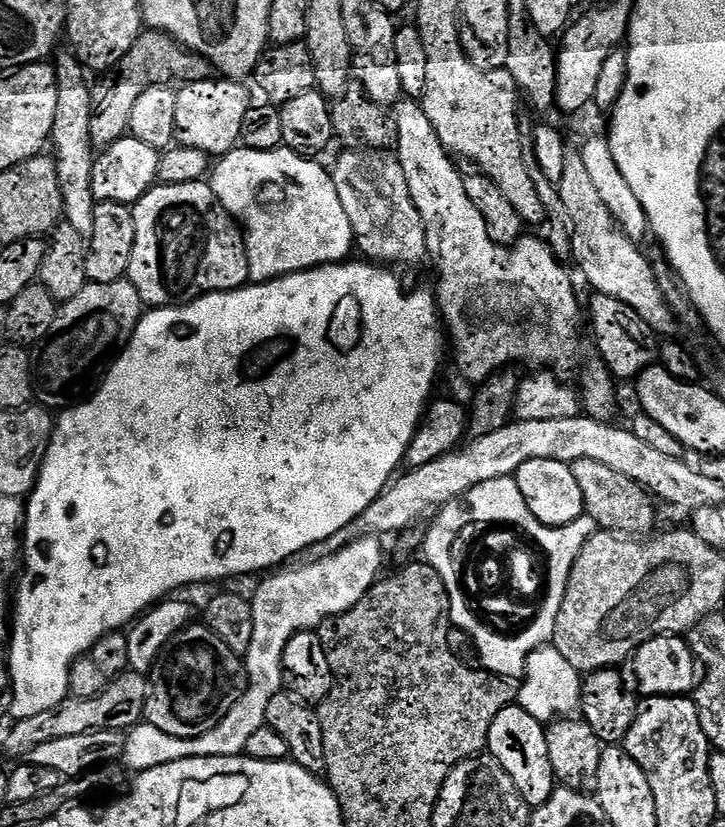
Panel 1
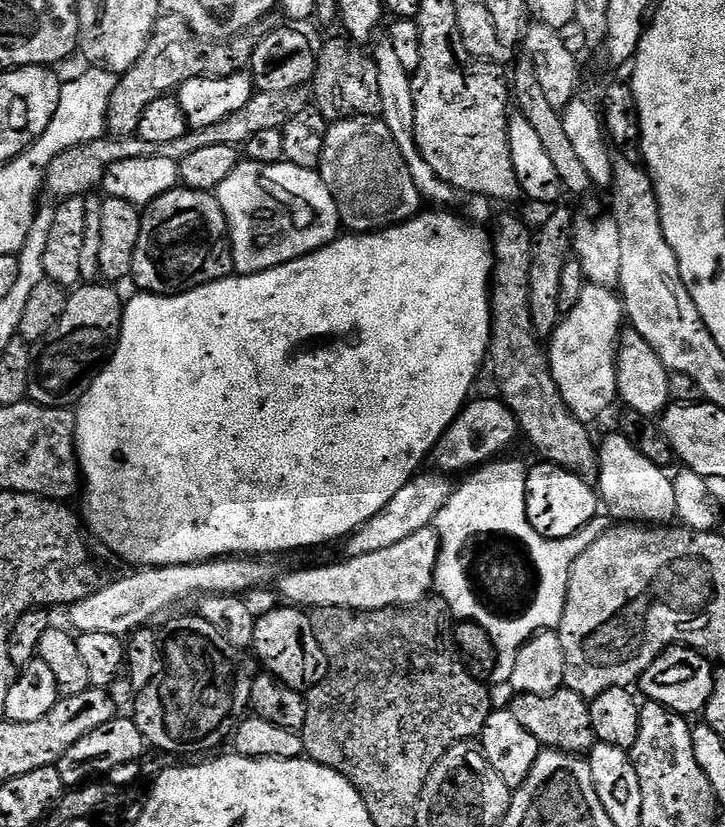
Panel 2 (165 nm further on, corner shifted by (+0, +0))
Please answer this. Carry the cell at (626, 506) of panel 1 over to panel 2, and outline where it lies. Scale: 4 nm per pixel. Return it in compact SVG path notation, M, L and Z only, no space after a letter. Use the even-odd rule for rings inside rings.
M504 216L494 228L494 263L492 265L492 287L490 299L492 302L492 339L488 346L492 376L500 387L499 399L503 400L513 414L519 431L536 447L541 461L556 464L559 468L573 472L583 480L592 482L600 474L600 454L597 441L592 441L588 433L589 425L579 420L566 406L560 397L558 386L552 377L552 368L548 365L548 354L540 337L536 335L534 322L531 321L530 308L530 272L532 260L533 229L528 229L516 216Z

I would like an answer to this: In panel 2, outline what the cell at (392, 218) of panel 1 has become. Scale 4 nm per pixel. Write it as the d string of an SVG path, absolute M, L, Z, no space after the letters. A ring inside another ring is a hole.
M355 116L349 120L335 121L335 123L329 127L328 133L326 134L326 146L322 150L322 158L320 159L318 171L320 177L326 182L330 194L338 206L341 225L343 225L349 233L363 234L365 232L379 232L383 229L391 228L394 224L403 224L405 220L411 220L413 216L421 211L422 197L418 186L414 186L414 178L410 178L410 166L406 166L406 158L402 158L402 150L398 150L398 142L394 142L394 134L390 134L390 126L386 126L386 122L382 118L374 116Z

